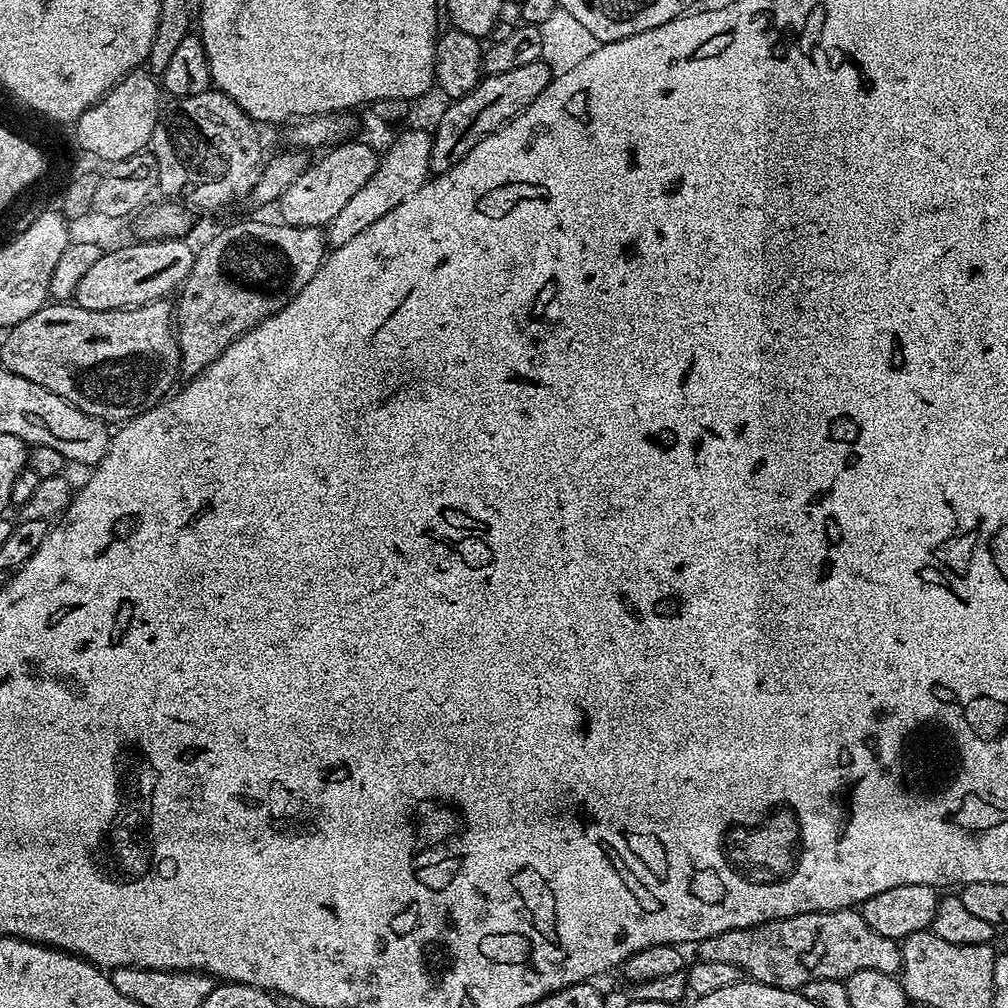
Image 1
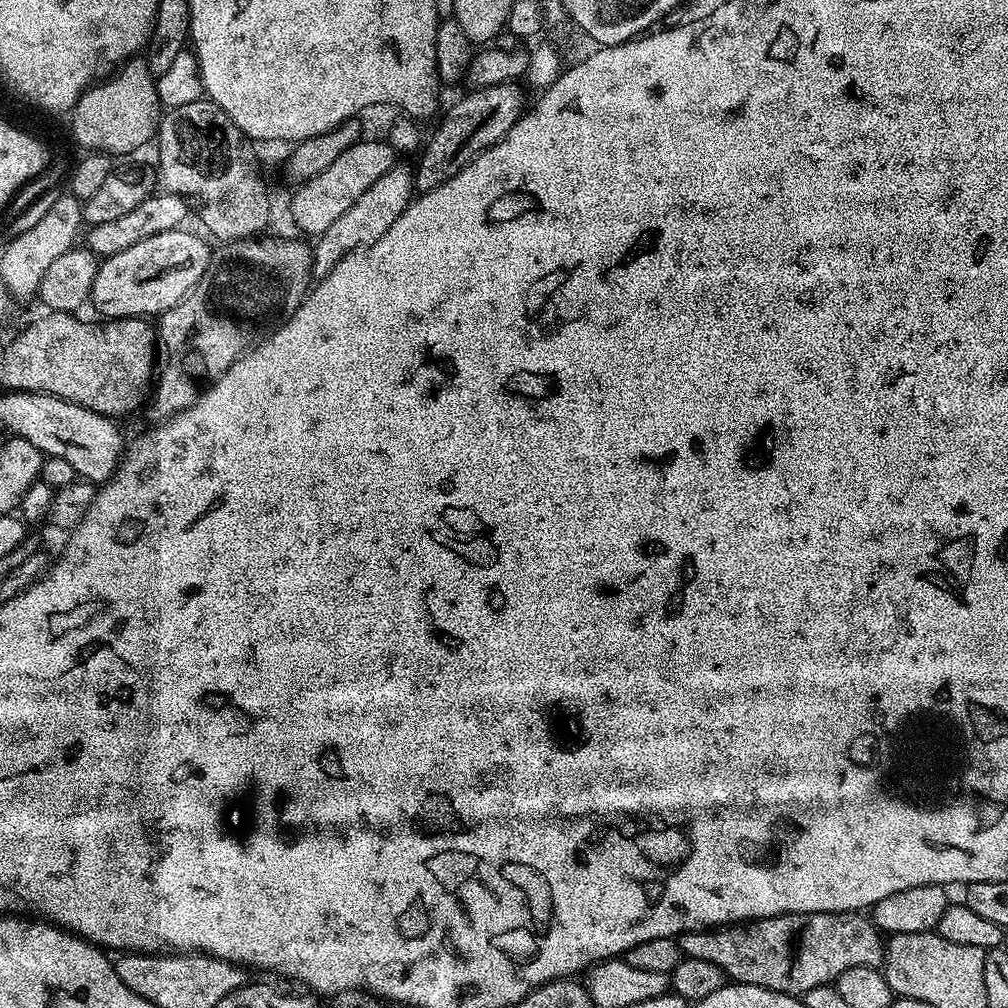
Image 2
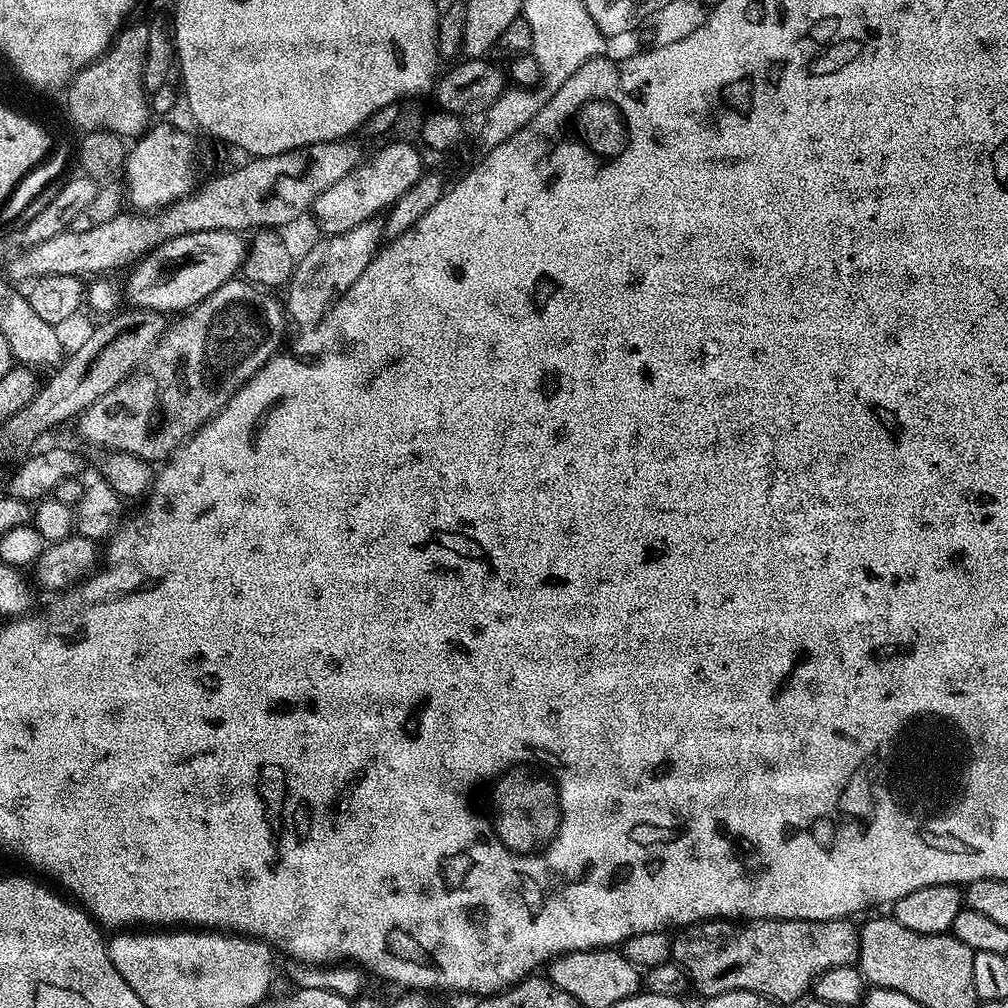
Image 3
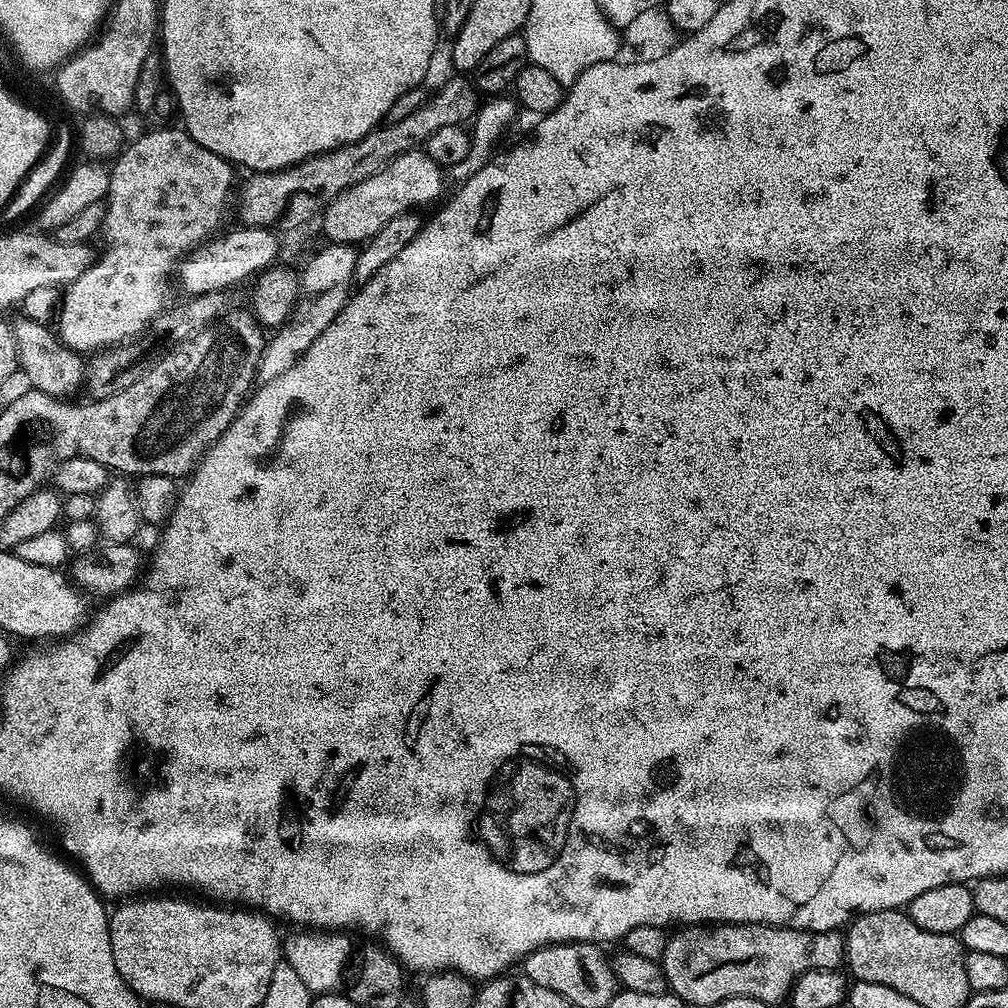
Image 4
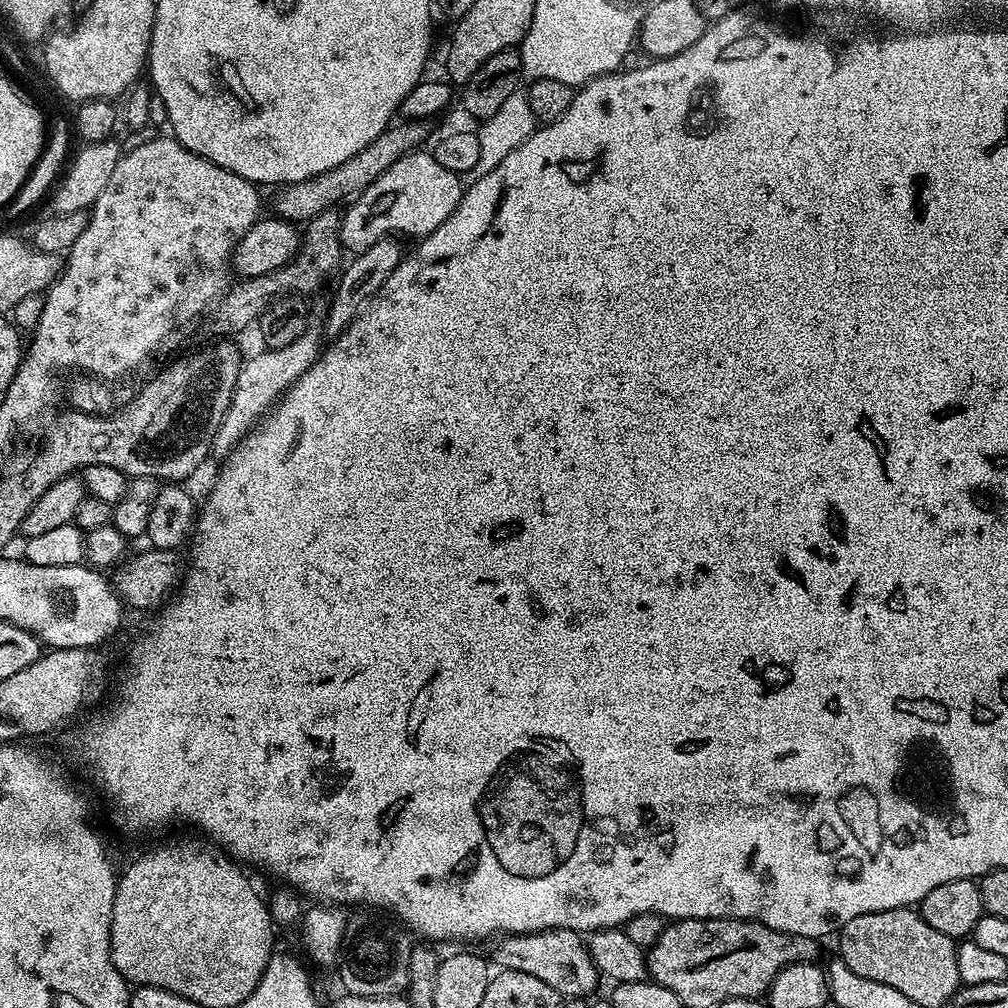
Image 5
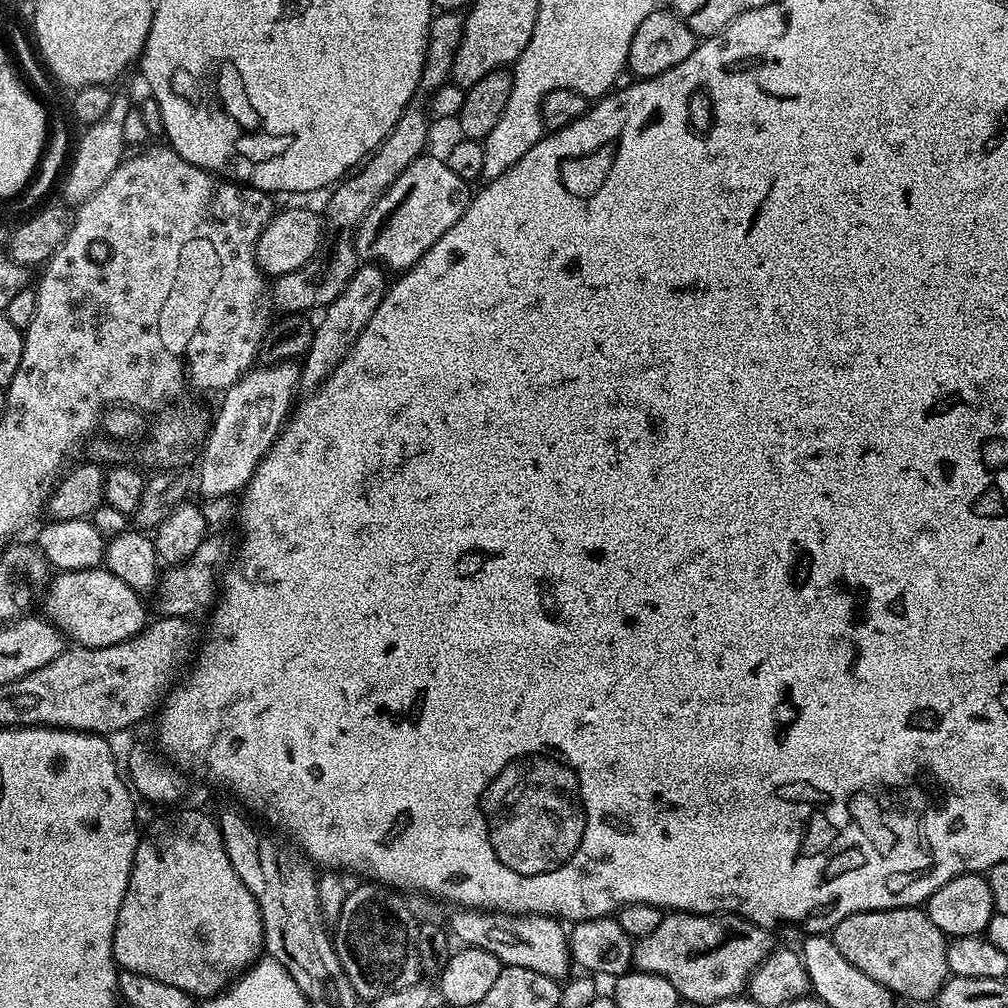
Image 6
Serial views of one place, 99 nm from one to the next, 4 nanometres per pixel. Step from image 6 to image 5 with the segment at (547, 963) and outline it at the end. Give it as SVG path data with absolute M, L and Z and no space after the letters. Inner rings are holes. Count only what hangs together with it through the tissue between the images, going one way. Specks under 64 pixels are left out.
M547 928L545 932L504 934L493 944L496 945L492 948L490 960L497 969L505 972L518 970L522 974L531 974L541 982L546 982L546 986L551 986L562 998L591 997L596 983L601 983L602 977L590 958L585 937L569 928Z

